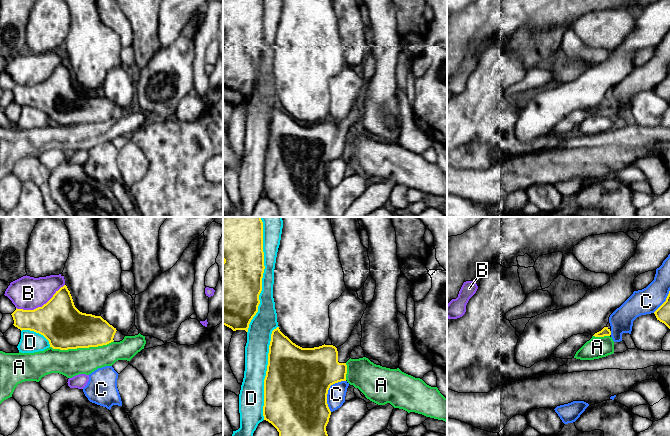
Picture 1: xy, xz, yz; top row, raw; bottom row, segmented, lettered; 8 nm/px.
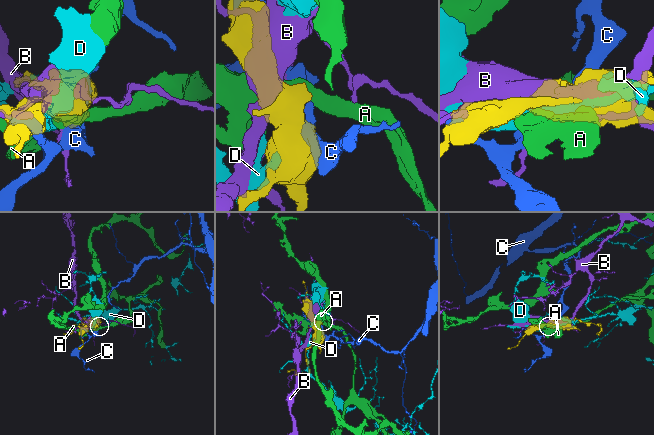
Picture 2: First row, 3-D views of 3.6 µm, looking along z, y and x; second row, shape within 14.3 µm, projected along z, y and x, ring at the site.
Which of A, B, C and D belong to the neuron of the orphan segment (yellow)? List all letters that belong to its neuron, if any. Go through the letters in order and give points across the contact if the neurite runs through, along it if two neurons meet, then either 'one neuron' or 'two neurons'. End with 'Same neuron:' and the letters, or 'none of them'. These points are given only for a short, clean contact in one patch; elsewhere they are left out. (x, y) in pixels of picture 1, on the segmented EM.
A: two neurons
B: two neurons
C: two neurons
D: two neurons
Same neuron: none of them

